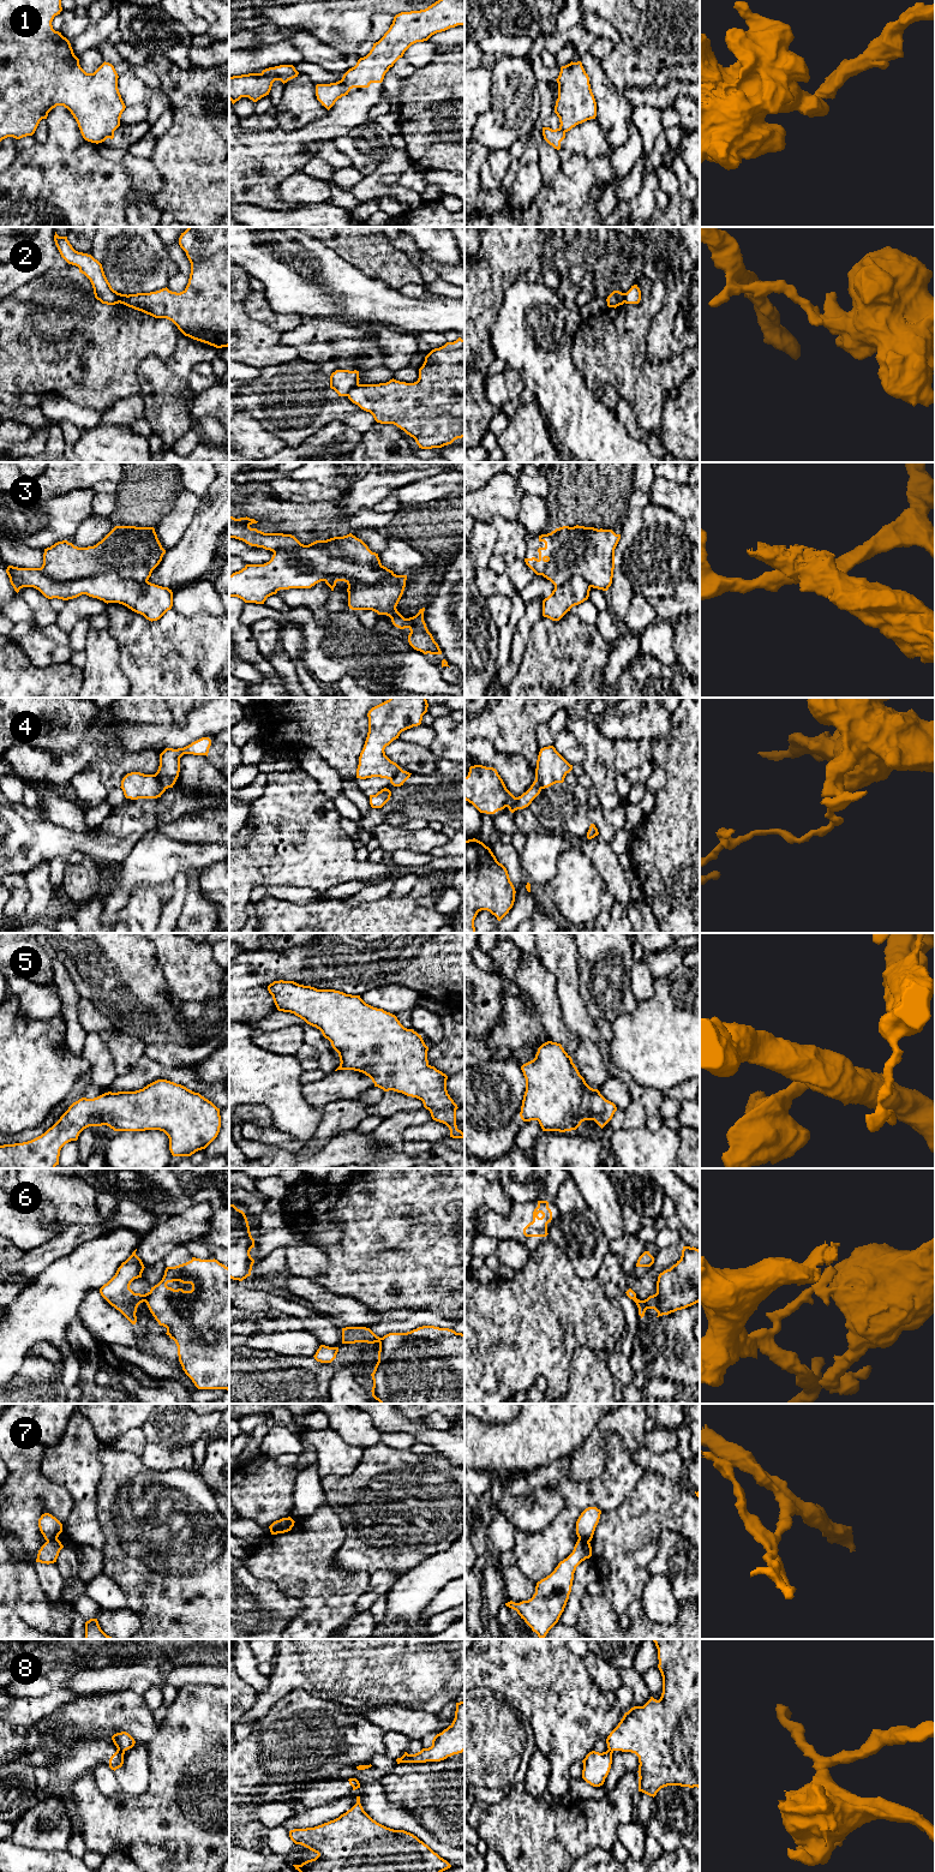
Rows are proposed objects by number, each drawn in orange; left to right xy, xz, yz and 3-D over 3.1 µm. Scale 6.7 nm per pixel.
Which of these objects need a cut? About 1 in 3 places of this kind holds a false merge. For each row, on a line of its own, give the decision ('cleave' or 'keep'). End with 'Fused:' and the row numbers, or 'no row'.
1: cleave
2: cleave
3: cleave
4: cleave
5: keep
6: cleave
7: cleave
8: cleave
Fused: 1, 2, 3, 4, 6, 7, 8

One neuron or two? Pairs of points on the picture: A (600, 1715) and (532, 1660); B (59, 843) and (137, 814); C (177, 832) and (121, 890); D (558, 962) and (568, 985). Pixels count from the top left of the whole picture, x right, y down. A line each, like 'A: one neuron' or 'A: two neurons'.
A: one neuron
B: one neuron
C: two neurons
D: one neuron

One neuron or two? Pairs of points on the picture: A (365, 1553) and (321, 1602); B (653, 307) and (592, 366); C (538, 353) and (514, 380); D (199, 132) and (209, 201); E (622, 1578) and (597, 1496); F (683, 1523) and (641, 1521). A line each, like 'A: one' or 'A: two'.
A: two
B: one
C: two
D: one
E: two
F: one

